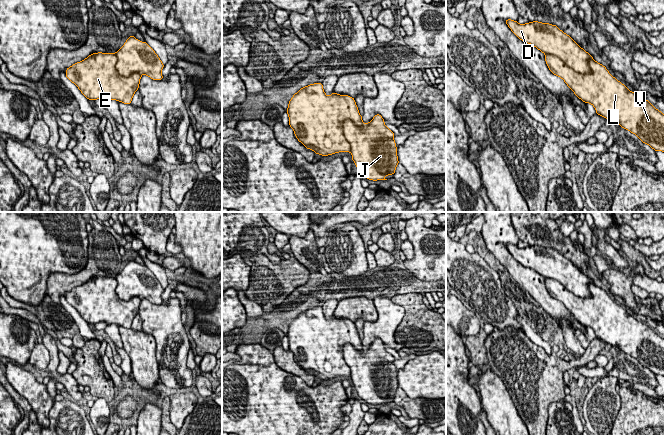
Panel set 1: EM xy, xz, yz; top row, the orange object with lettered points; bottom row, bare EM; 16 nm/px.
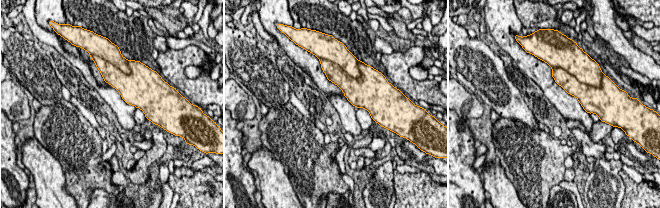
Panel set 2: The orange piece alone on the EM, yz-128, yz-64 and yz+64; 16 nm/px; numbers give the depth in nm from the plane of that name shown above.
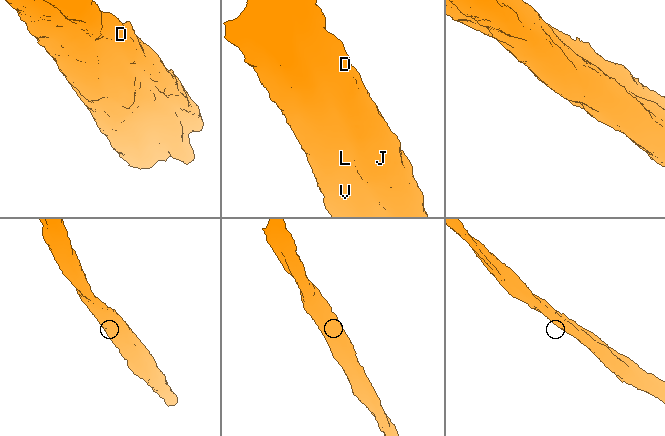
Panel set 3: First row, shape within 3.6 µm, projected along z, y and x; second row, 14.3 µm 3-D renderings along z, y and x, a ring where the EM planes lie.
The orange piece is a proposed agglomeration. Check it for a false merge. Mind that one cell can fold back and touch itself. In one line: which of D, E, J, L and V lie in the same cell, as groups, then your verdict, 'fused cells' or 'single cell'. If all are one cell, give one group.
groups D E J L V; single cell

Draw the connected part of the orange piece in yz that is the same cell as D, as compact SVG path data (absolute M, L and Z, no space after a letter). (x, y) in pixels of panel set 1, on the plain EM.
M511 243L505 246L520 264L543 276L549 294L562 302L584 327L592 328L598 339L611 346L617 346L621 352L637 359L643 367L648 368L655 375L664 376L664 338L655 333L648 324L637 321L634 316L628 314L569 259L549 247L533 245L521 249Z

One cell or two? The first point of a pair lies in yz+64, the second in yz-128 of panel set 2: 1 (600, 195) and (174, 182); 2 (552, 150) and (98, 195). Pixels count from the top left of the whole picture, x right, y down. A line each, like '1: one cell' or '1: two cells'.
1: two cells
2: two cells

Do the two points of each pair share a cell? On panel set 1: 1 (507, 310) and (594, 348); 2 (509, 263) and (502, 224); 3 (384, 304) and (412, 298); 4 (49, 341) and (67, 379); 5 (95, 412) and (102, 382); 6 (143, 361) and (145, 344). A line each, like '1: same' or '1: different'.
1: different
2: same
3: different
4: same
5: different
6: same

